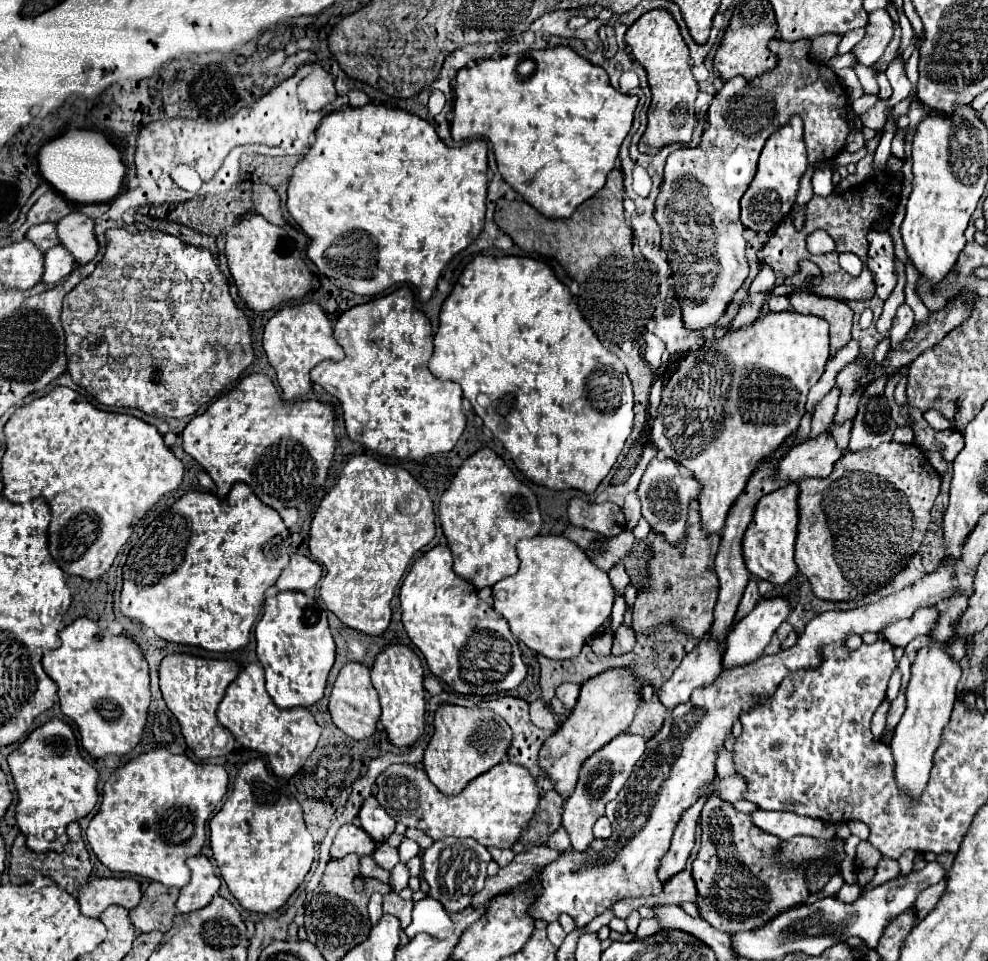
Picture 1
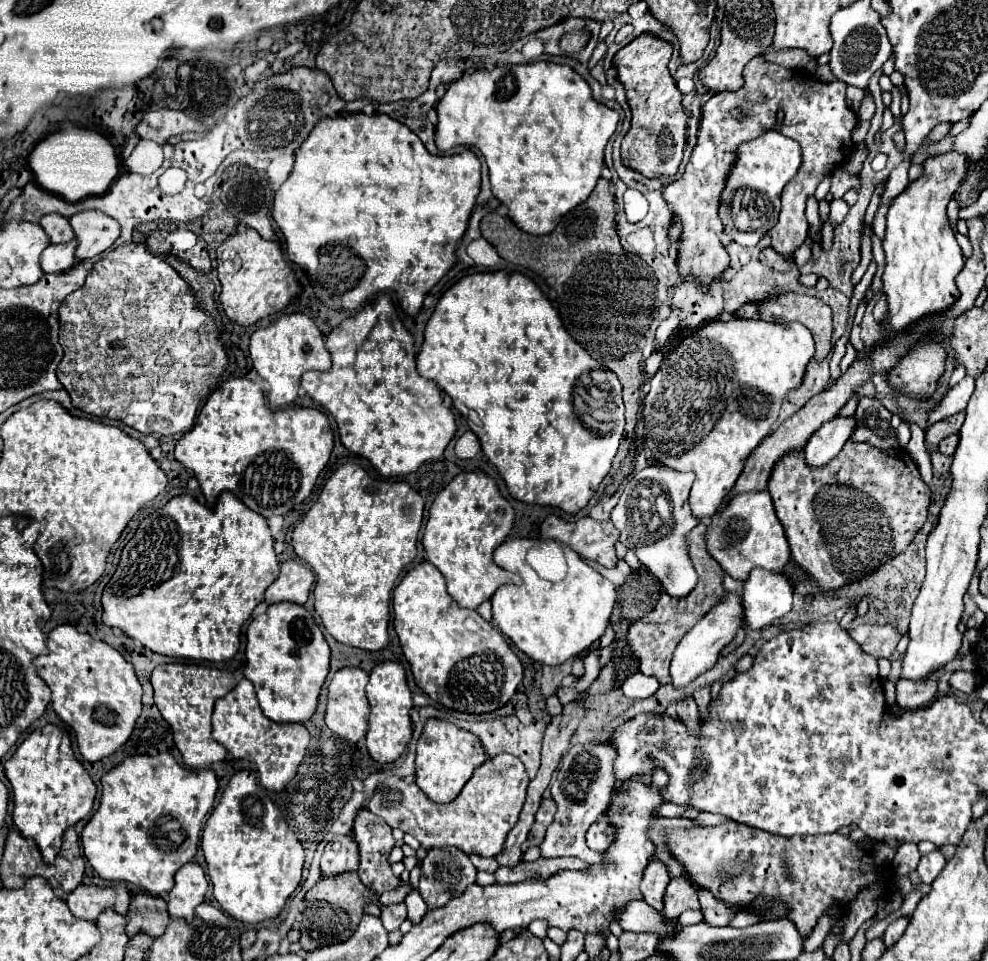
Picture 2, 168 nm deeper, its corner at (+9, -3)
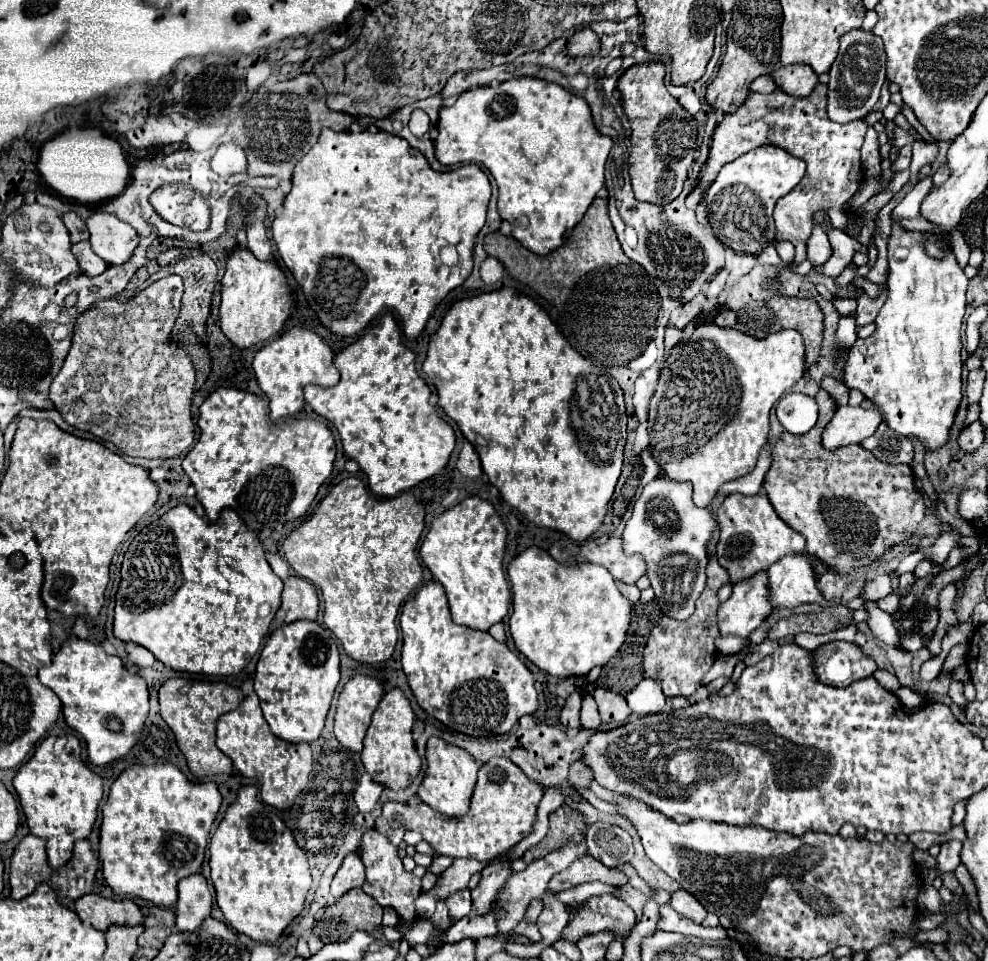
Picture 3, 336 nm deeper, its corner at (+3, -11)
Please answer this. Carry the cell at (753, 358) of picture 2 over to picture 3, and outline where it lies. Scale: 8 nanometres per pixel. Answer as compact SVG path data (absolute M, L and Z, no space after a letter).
M698 324L668 354L658 388L650 400L648 434L650 452L674 482L692 482L694 504L704 508L716 496L724 482L750 474L758 452L768 440L768 414L774 402L790 390L806 372L804 342L796 330L780 330L762 340L754 340L738 330L716 324Z

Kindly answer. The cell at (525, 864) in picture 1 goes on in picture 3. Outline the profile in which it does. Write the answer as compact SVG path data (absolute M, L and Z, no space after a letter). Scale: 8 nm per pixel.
M584 854L584 858L576 860L576 862L572 862L572 866L568 866L564 872L554 874L550 884L552 884L554 892L562 892L562 890L568 890L568 888L584 884L584 882L592 882L592 880L600 880L600 882L612 884L616 888L628 884L628 876L624 874L624 870L606 868L604 864L600 864L596 858L590 858L588 854Z

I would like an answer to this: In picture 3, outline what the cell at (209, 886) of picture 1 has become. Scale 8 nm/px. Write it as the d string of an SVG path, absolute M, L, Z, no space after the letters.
M192 874L178 884L176 928L180 932L194 932L206 916L210 916L212 894L202 874Z

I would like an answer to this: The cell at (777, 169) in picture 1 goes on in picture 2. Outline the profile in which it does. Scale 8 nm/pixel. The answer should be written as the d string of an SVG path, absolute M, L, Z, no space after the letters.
M780 124L776 128L770 128L756 140L738 146L736 154L738 160L726 180L726 188L720 198L720 218L724 222L724 232L734 242L754 246L778 222L780 194L788 180L792 180L798 172L802 154L798 142L780 132Z

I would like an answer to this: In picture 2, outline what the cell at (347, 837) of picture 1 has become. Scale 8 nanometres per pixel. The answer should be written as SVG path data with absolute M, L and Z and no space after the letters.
M336 836L322 854L322 876L336 876L358 870L358 844L352 836Z

